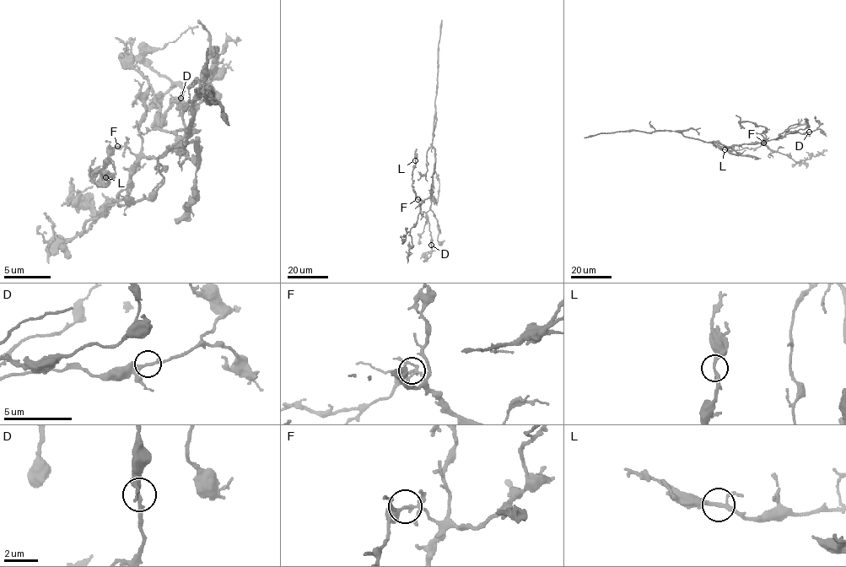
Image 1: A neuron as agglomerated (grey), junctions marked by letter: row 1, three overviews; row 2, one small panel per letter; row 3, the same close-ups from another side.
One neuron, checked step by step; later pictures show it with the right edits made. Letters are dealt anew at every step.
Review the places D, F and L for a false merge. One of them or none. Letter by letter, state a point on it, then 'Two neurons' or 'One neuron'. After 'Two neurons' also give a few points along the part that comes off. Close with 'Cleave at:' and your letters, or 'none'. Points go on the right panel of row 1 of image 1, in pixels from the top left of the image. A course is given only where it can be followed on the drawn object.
D: Place: (809, 132). One neuron
F: Place: (763, 143). One neuron
L: Place: (724, 149). One neuron
Cleave at: none

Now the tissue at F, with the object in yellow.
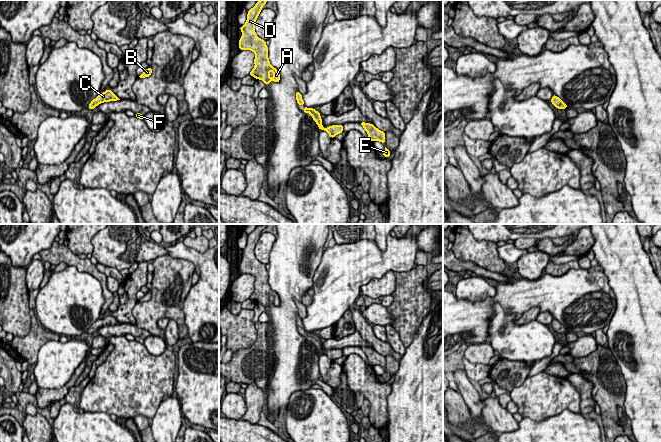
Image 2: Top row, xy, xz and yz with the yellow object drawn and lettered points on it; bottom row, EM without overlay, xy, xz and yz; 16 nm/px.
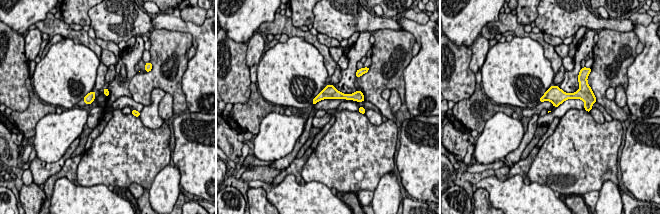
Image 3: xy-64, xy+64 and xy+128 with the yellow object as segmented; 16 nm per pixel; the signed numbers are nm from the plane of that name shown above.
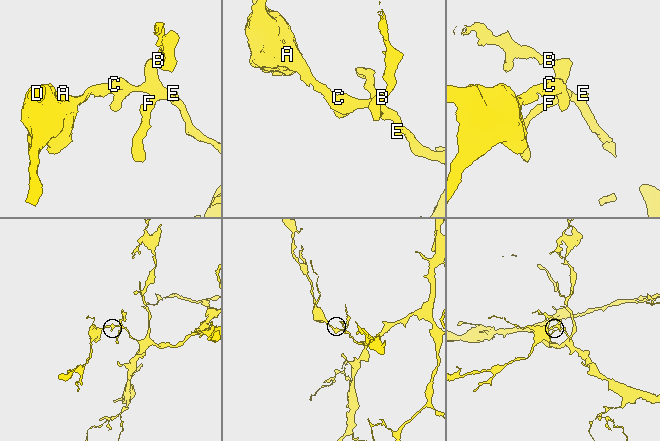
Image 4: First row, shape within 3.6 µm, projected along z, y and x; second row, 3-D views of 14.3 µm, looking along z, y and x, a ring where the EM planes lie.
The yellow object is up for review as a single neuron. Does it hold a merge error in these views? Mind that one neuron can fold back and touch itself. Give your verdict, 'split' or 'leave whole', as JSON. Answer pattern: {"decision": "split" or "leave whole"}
{"decision": "leave whole"}

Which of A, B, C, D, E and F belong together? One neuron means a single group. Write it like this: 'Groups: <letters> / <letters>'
Groups: A B C D E F

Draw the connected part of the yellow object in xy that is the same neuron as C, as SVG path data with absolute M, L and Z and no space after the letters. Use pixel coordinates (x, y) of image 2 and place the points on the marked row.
M110 89L98 95L95 99L91 101L88 108L94 109L100 103L110 102L110 101L118 101L120 100Z

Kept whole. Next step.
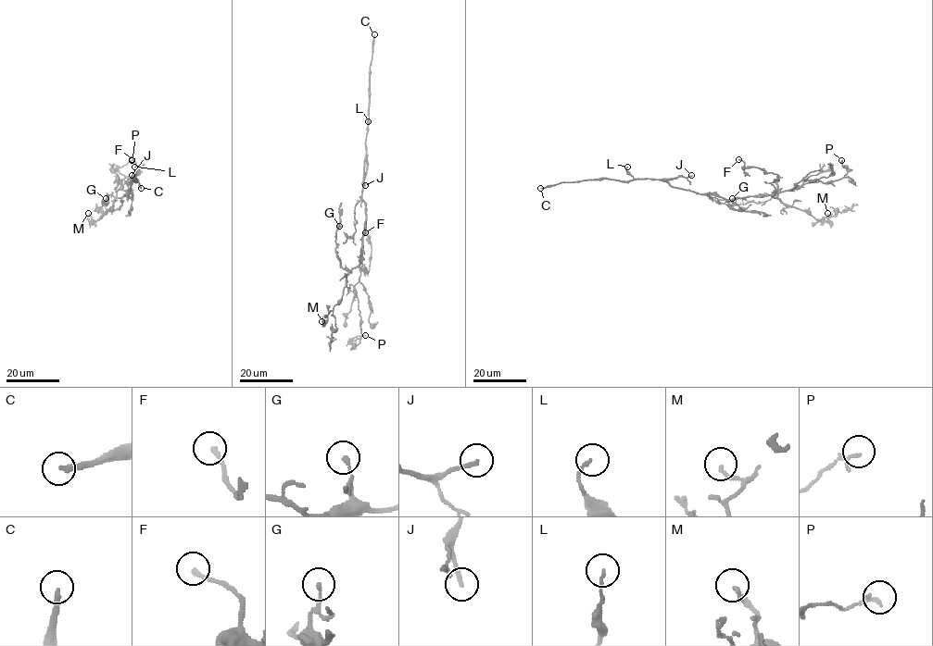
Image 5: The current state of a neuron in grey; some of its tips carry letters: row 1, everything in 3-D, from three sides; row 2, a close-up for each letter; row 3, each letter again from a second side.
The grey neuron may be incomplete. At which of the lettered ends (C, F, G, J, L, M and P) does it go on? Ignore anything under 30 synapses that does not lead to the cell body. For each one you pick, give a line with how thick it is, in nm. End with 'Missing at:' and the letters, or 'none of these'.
C: calibre 240 nm
J: calibre 180 nm
Missing at: C, J

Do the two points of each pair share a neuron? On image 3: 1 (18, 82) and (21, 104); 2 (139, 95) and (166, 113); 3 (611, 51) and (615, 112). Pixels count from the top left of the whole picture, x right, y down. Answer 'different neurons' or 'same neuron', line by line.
1: same neuron
2: different neurons
3: same neuron

